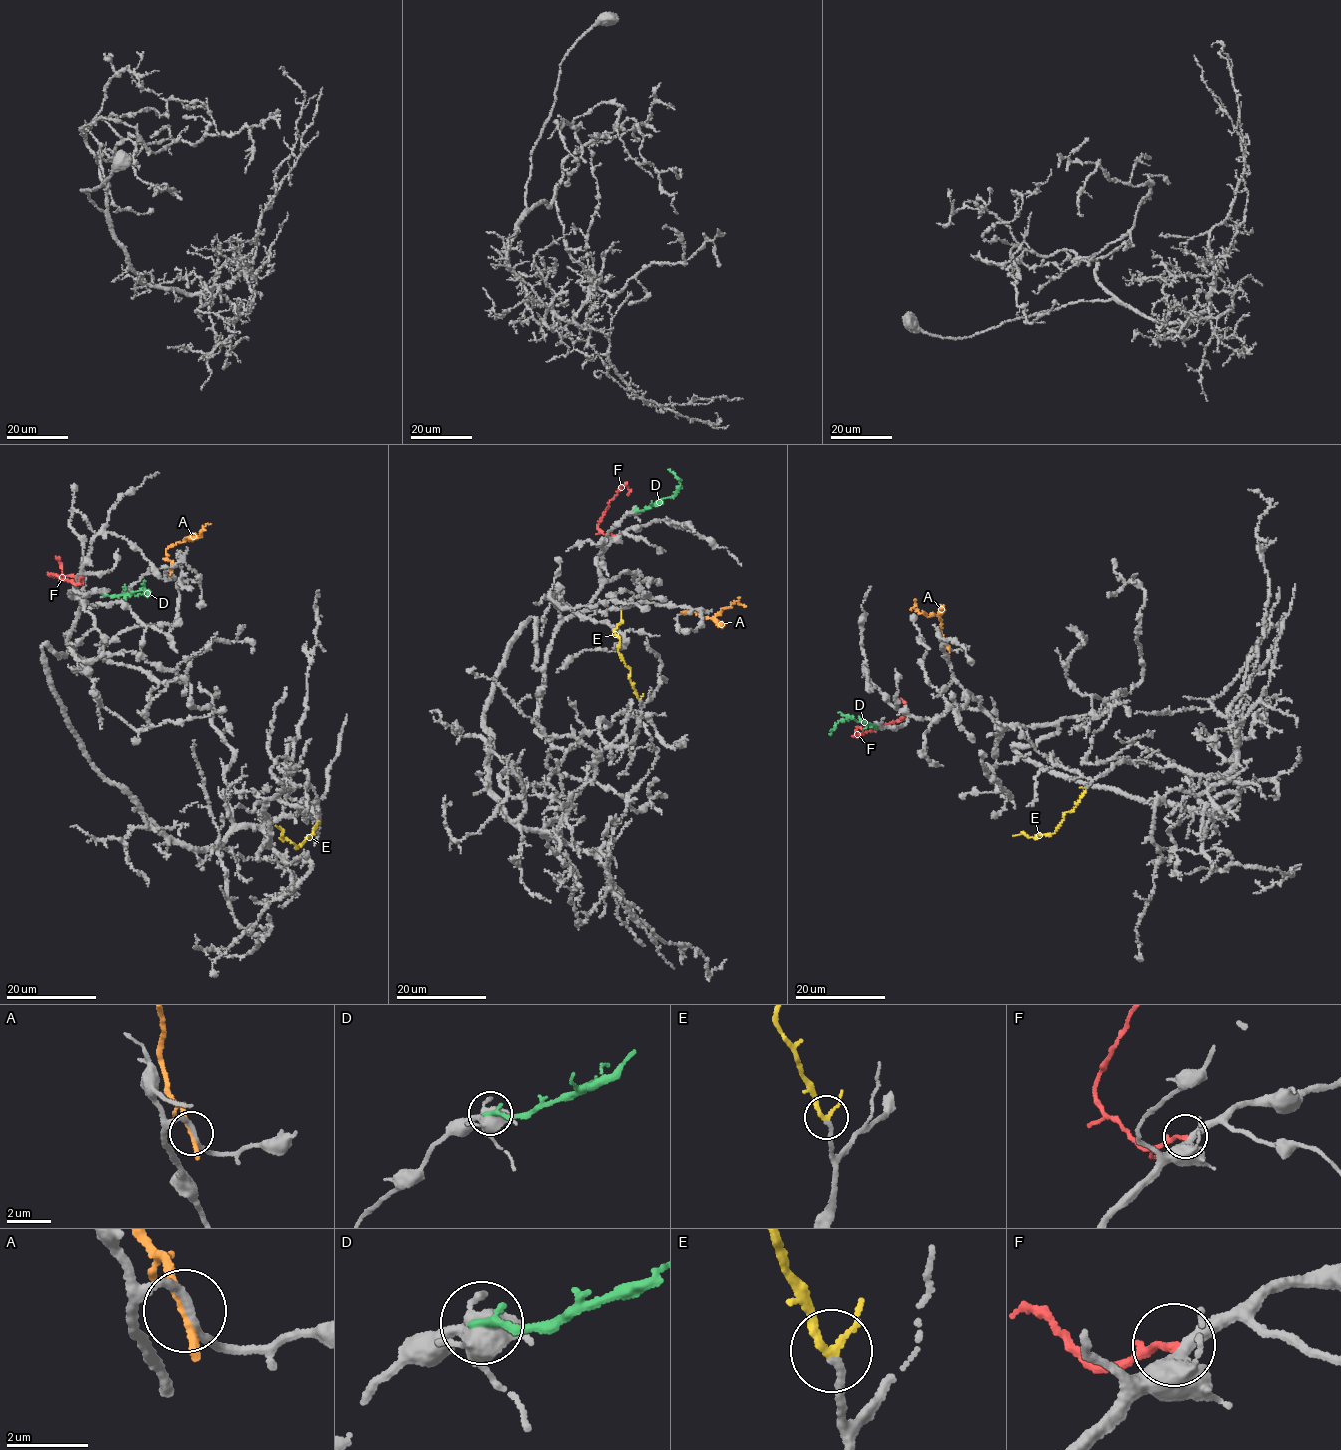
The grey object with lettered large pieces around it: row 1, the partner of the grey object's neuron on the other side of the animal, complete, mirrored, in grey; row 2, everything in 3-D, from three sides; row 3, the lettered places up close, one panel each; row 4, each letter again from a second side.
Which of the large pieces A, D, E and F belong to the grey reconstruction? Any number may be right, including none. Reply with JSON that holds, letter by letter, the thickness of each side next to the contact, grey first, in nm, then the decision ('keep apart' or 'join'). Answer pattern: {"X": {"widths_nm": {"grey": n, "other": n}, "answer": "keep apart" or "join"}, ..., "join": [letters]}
{"A": {"widths_nm": {"grey": 160, "other": 240}, "answer": "keep apart"}, "D": {"widths_nm": {"grey": 440, "other": 200}, "answer": "keep apart"}, "E": {"widths_nm": {"grey": 180, "other": 180}, "answer": "join"}, "F": {"widths_nm": {"grey": 400, "other": 190}, "answer": "keep apart"}, "join": ["E"]}

